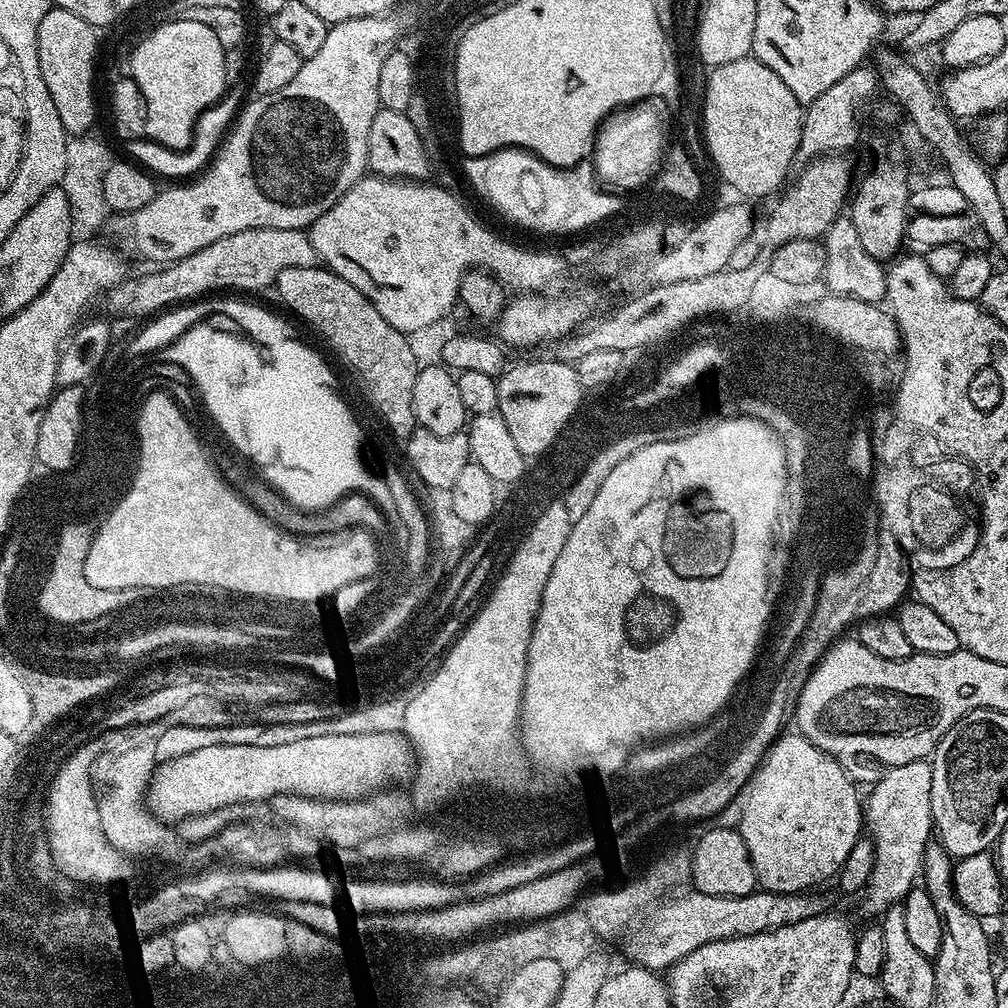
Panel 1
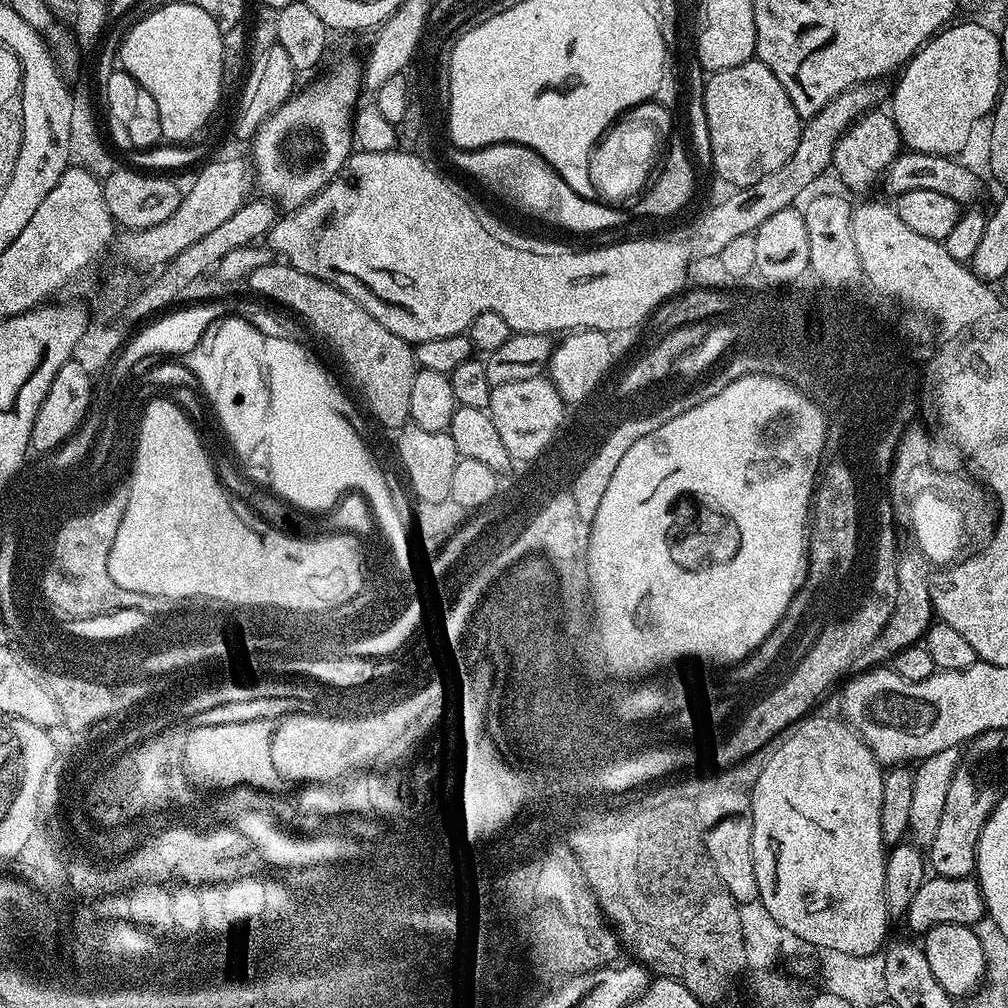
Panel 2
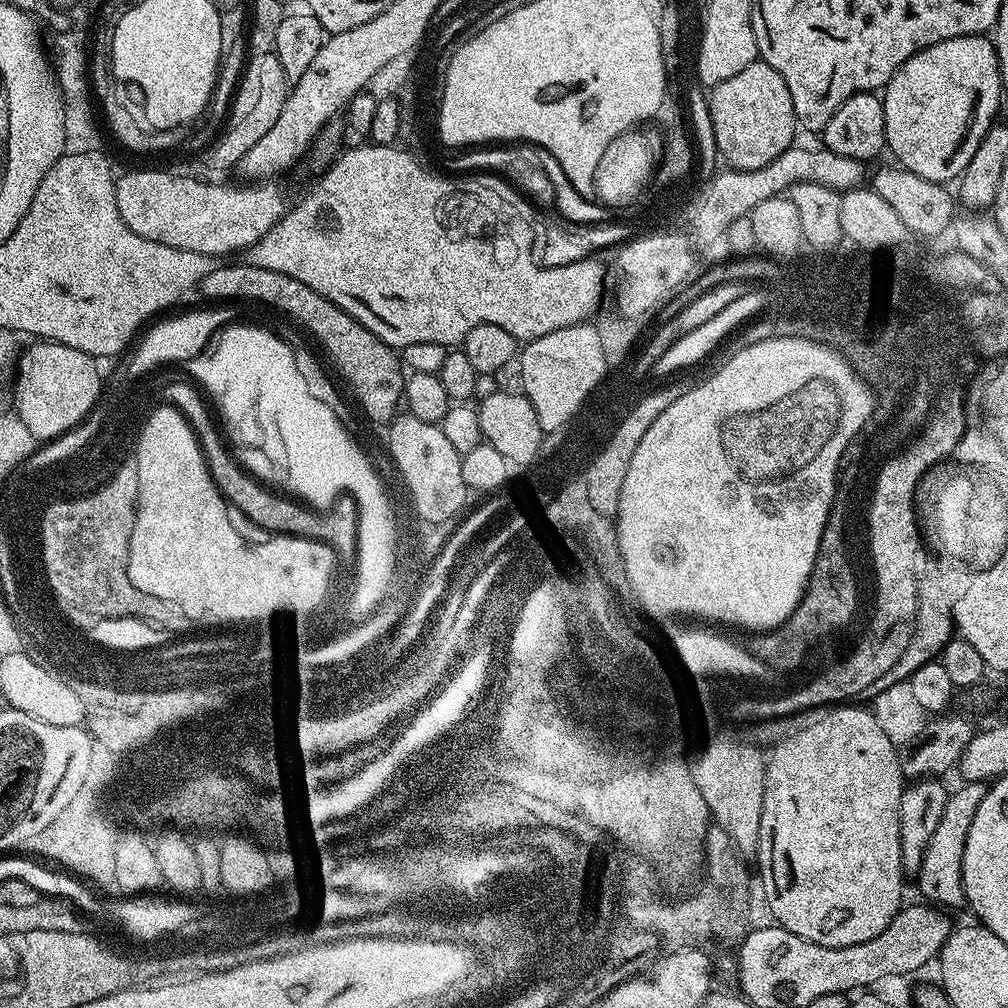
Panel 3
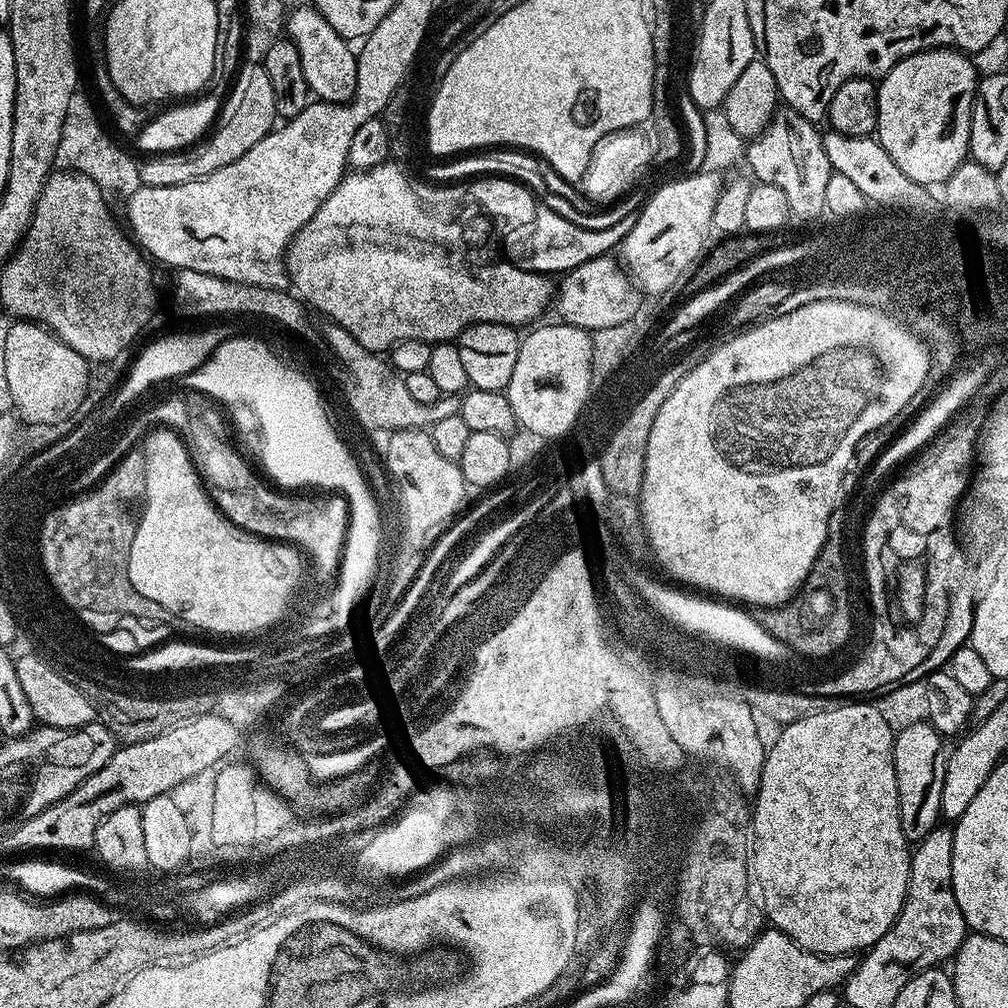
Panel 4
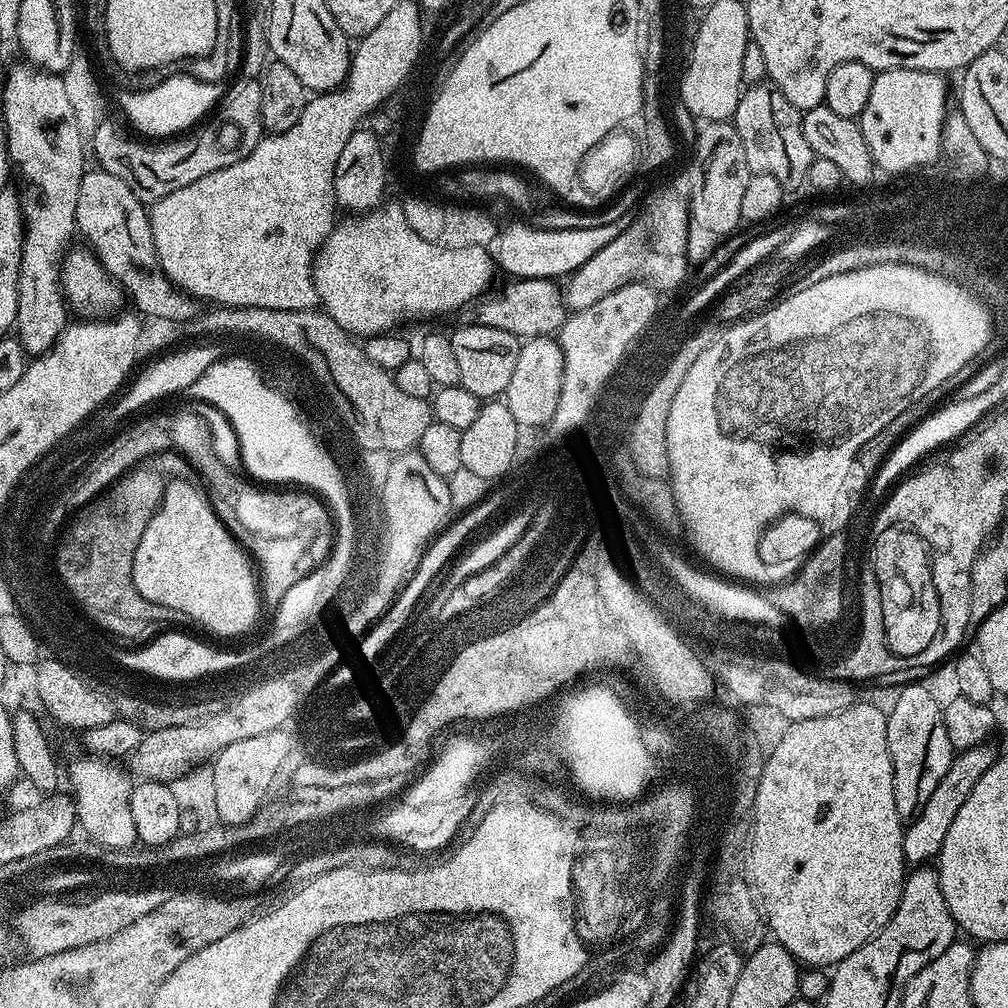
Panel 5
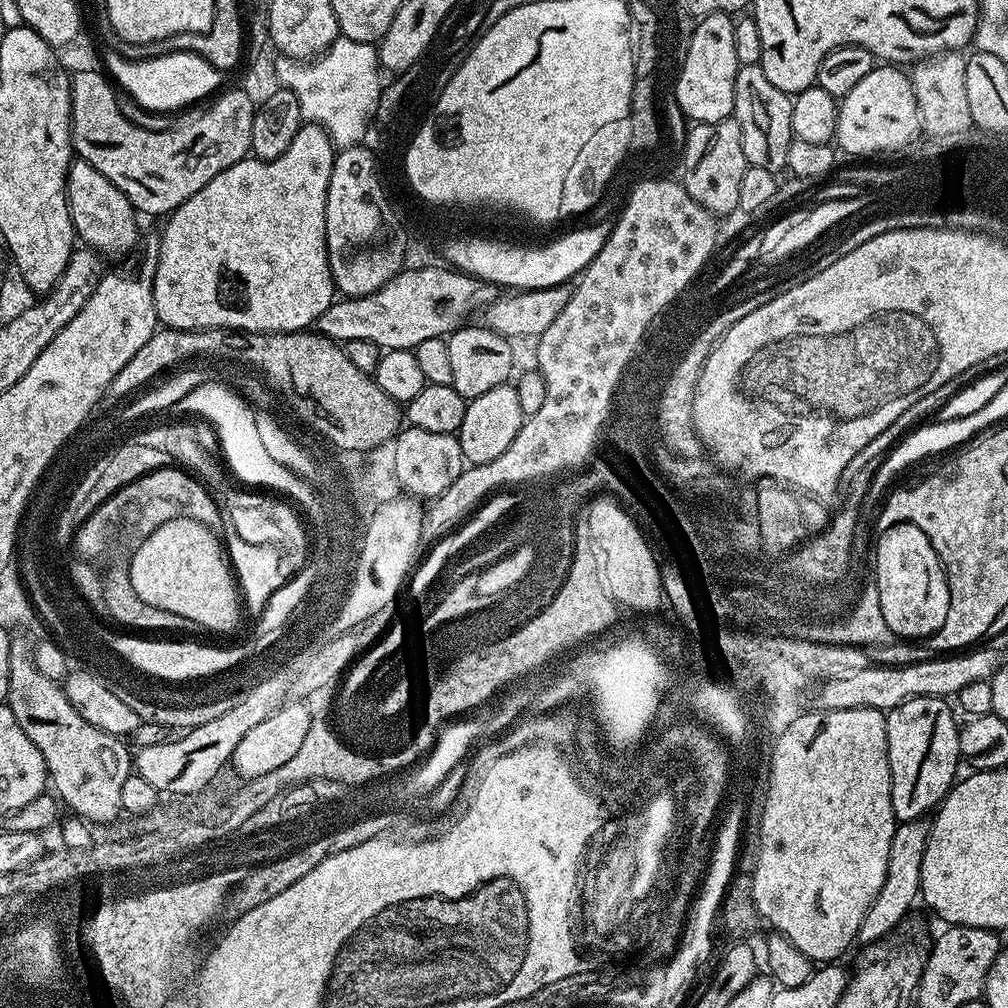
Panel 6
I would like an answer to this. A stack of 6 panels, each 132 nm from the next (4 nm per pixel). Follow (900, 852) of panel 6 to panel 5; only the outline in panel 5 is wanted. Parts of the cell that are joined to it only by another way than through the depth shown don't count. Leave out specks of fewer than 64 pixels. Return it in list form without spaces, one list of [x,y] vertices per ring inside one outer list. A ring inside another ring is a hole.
[[[989,742],[979,744],[965,752],[956,752],[950,770],[942,774],[942,782],[938,782],[938,787],[934,789],[934,794],[930,794],[930,799],[926,801],[926,806],[916,815],[905,827],[902,850],[904,851],[904,862],[908,866],[924,866],[935,861],[942,850],[942,842],[946,842],[946,833],[954,823],[954,817],[958,815],[958,810],[962,810],[962,802],[970,798],[970,790],[978,786],[978,778],[994,766],[998,758],[995,743]]]

